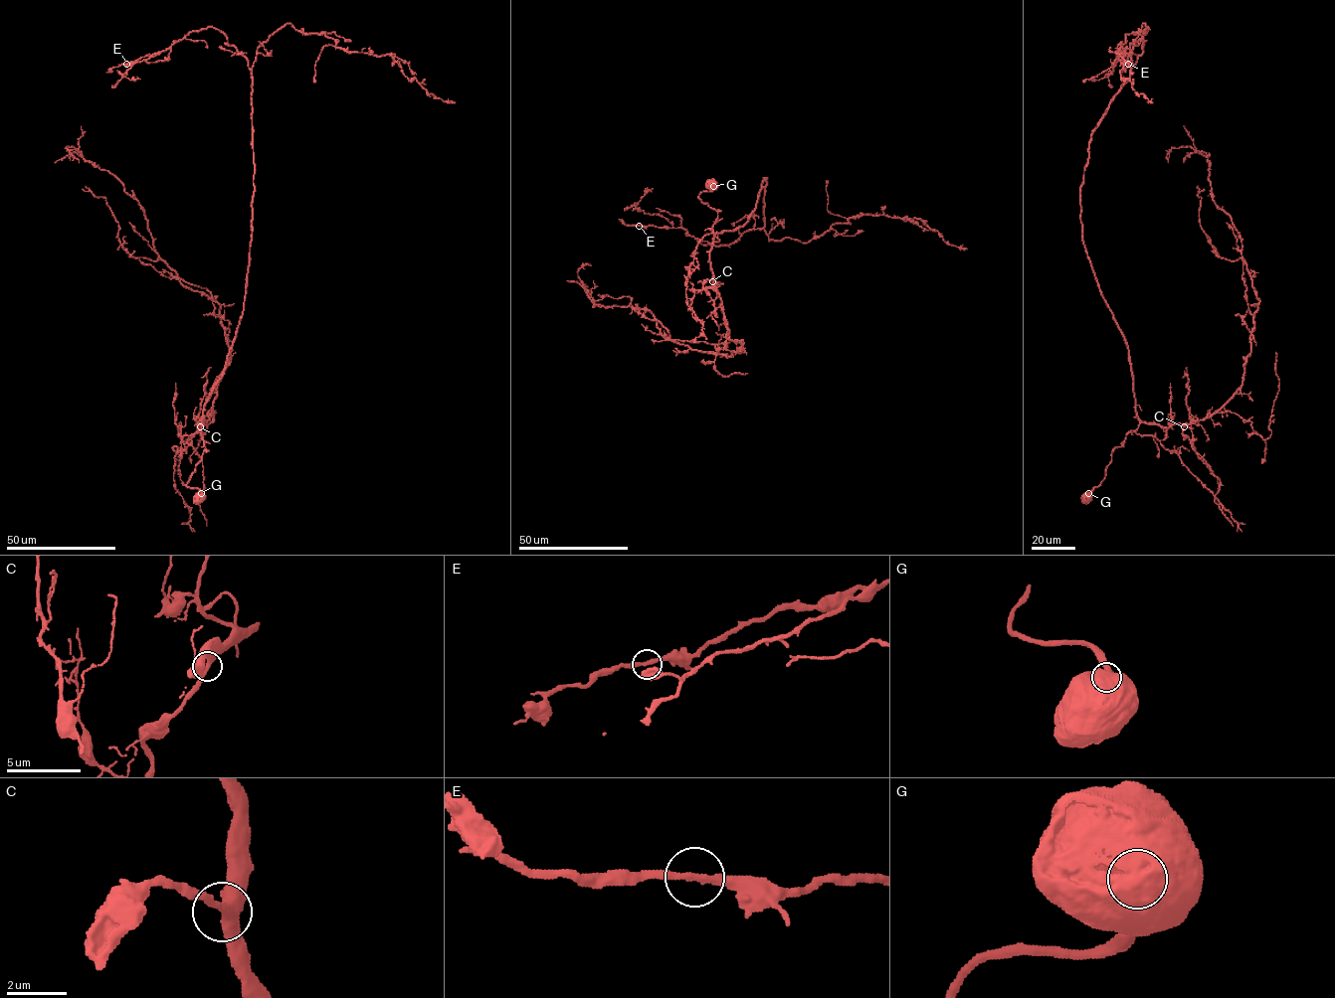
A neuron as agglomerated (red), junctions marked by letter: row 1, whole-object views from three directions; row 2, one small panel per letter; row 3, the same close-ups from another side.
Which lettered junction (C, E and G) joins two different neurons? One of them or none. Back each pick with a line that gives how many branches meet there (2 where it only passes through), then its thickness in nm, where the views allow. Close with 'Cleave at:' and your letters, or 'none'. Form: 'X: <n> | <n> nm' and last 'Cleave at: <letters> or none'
Cleave at: none

